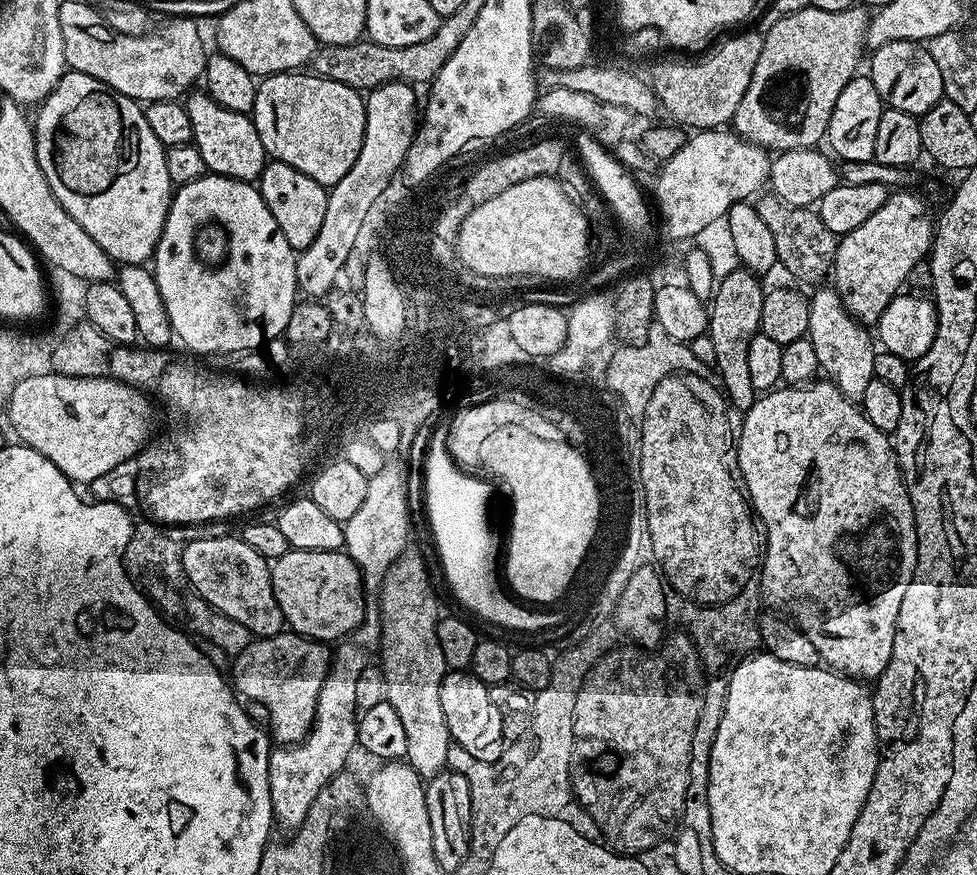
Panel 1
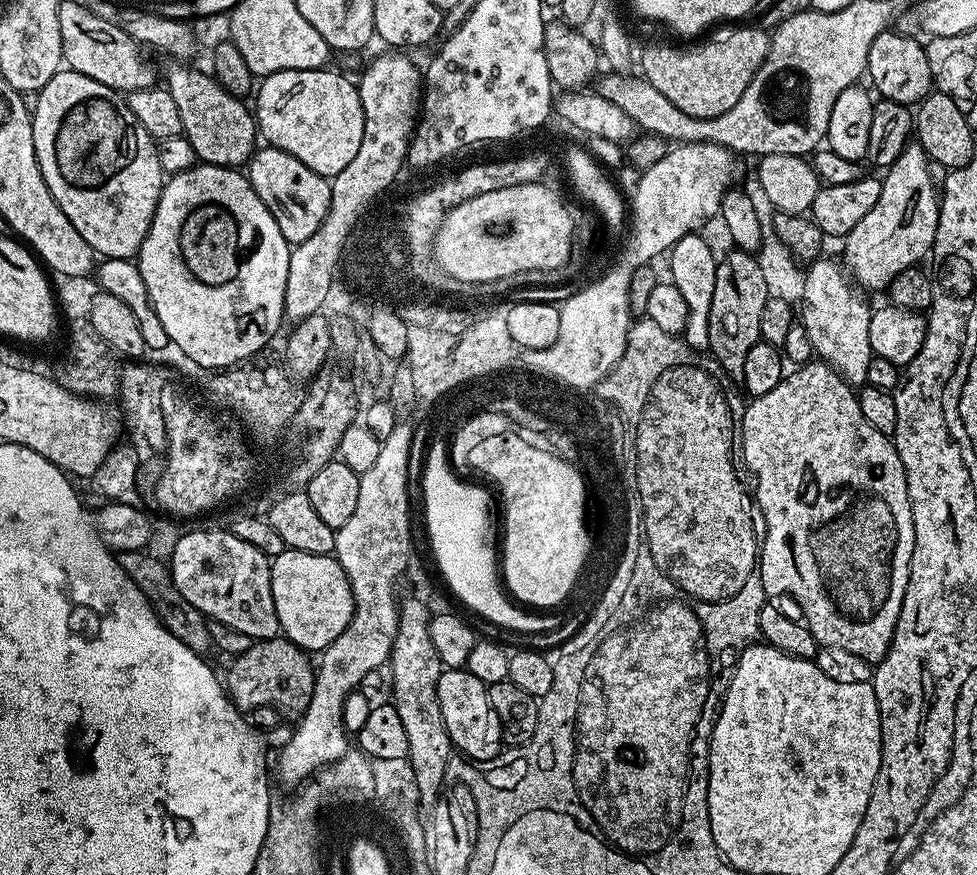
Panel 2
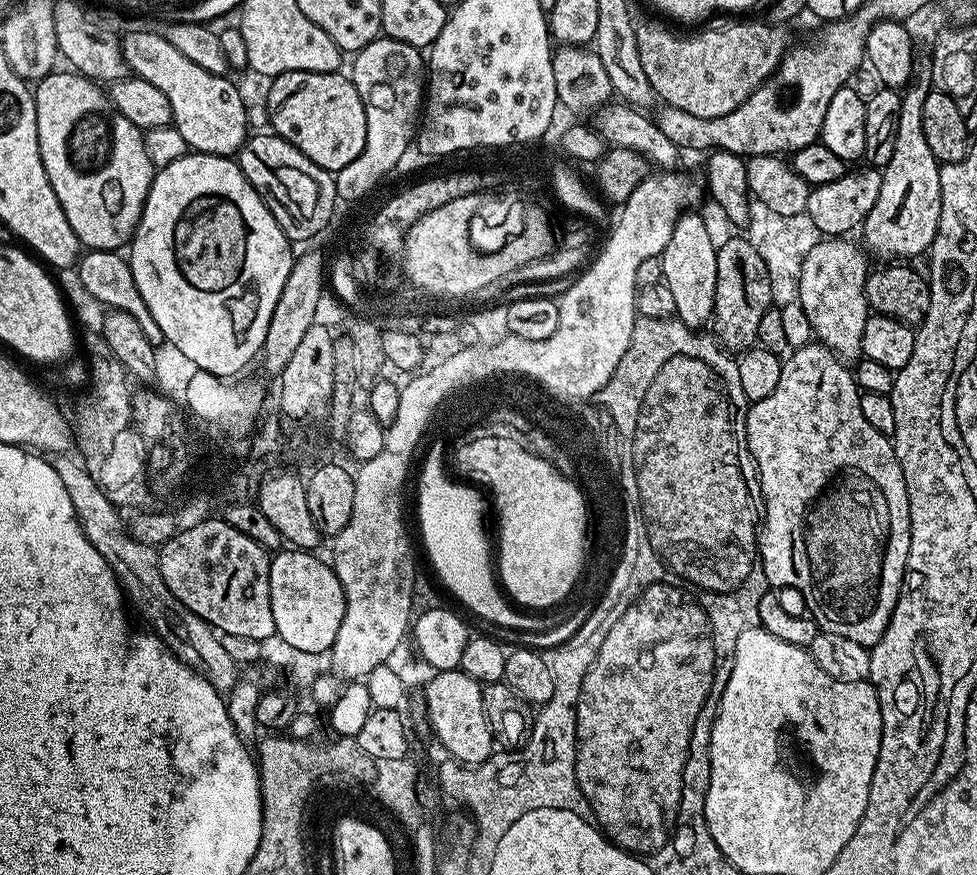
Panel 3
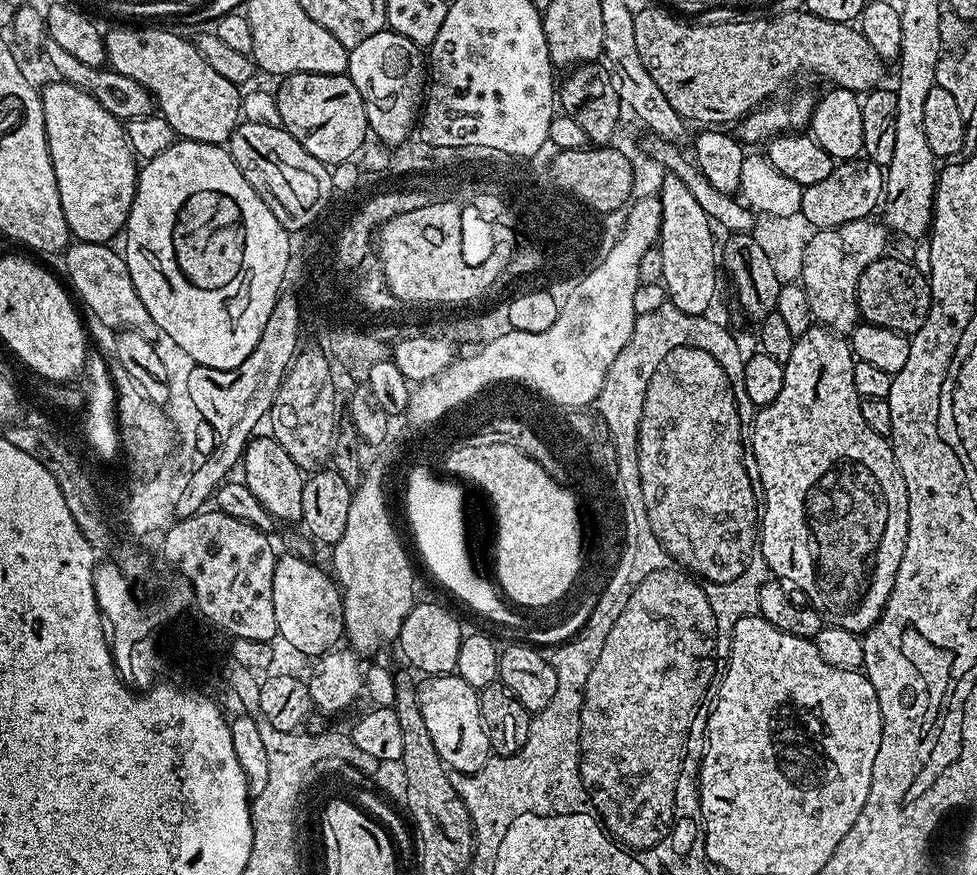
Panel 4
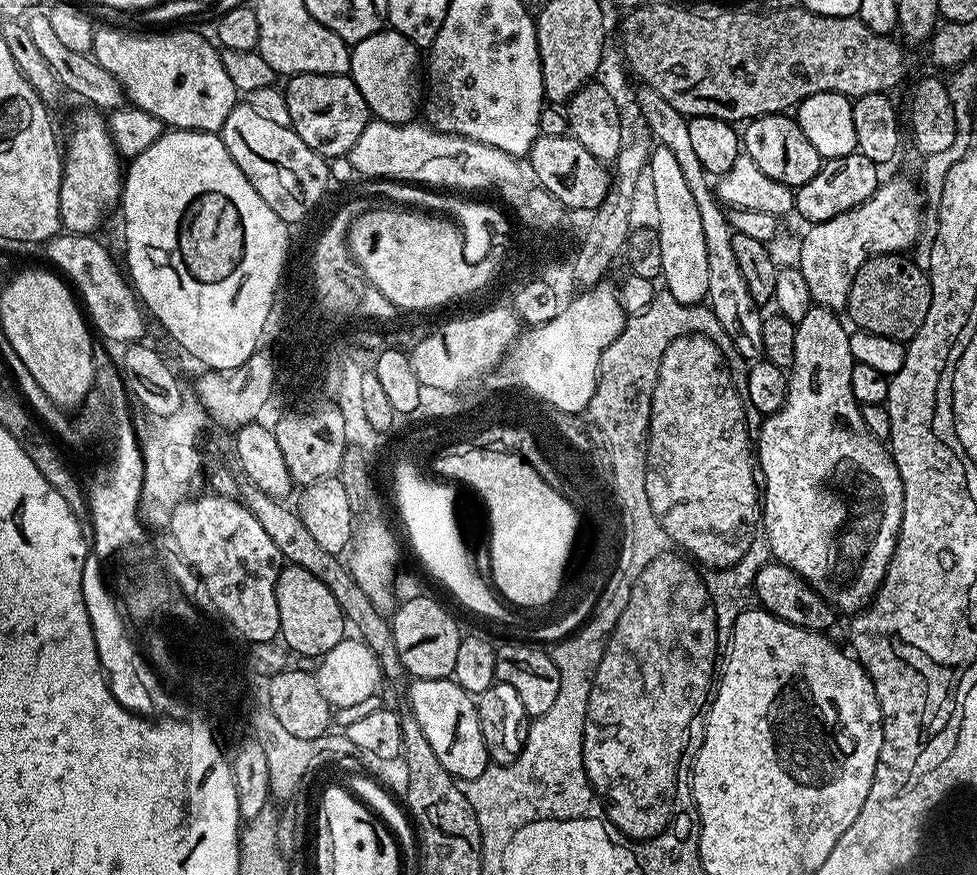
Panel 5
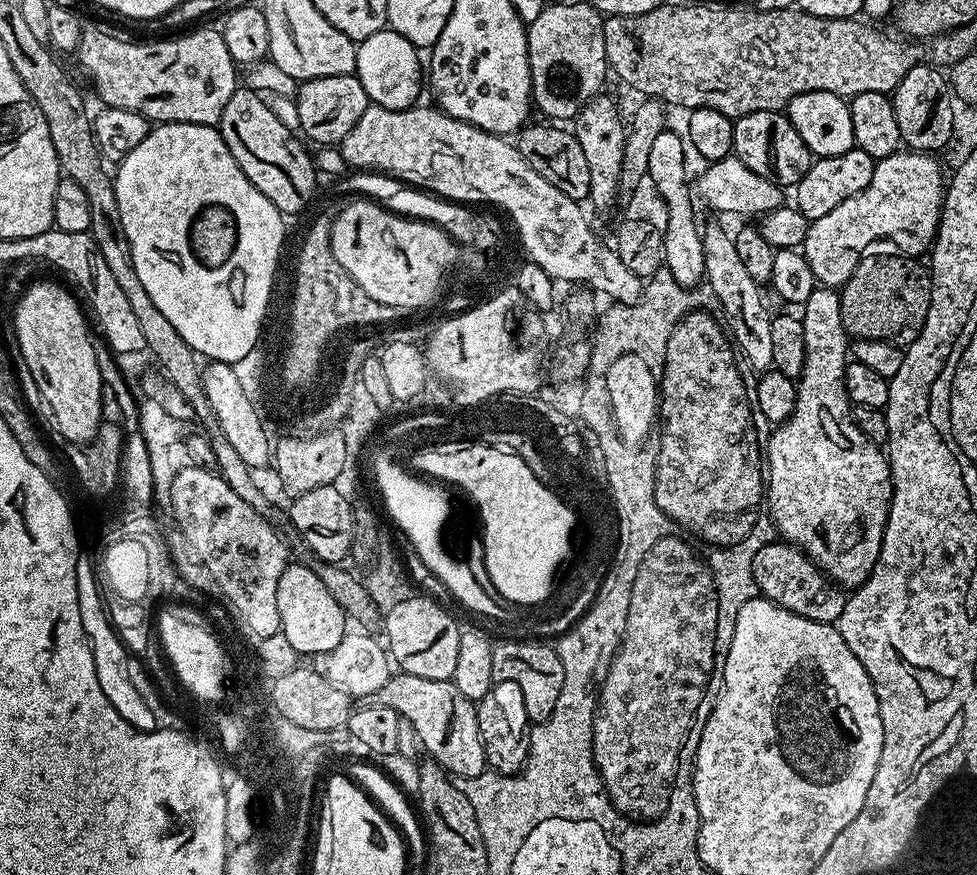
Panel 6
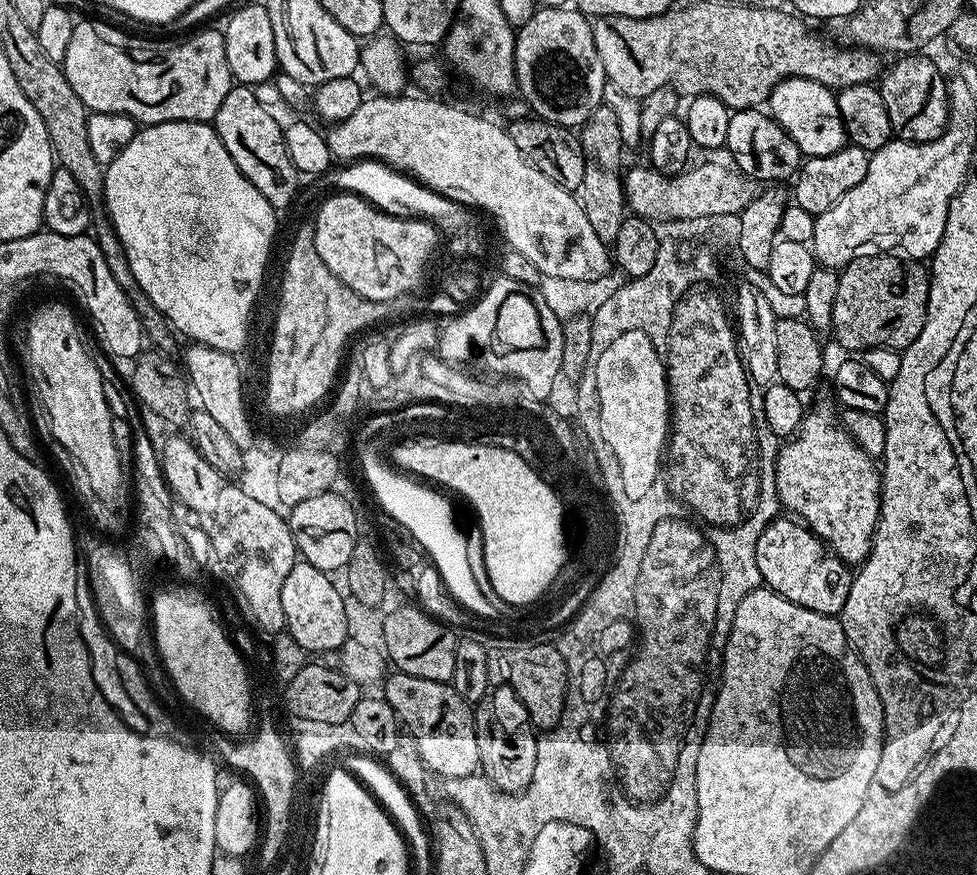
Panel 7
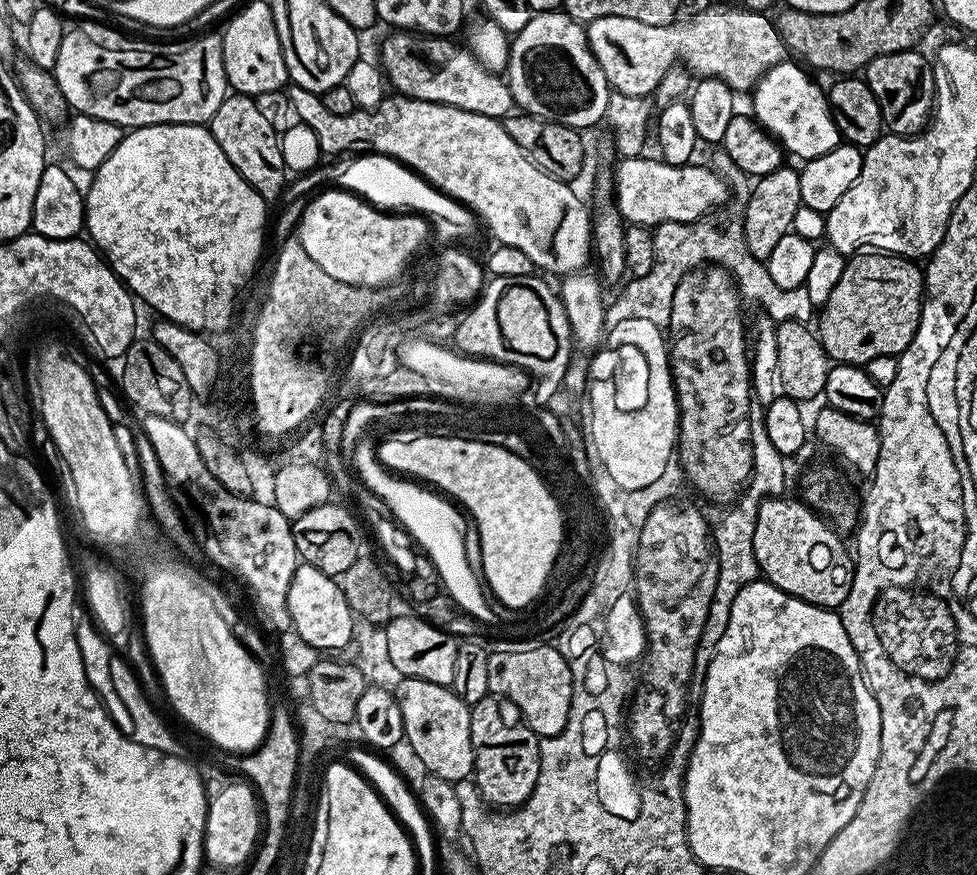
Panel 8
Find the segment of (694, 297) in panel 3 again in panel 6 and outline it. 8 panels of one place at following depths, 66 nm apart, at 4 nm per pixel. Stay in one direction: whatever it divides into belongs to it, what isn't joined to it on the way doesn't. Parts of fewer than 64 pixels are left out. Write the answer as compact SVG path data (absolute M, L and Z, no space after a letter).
M666 128L653 141L647 172L667 206L667 226L663 230L666 272L672 275L669 276L671 283L680 284L683 288L695 288L704 280L704 252L701 231L694 214L694 194L689 181L688 184L686 182L686 154L688 148L685 139Z

